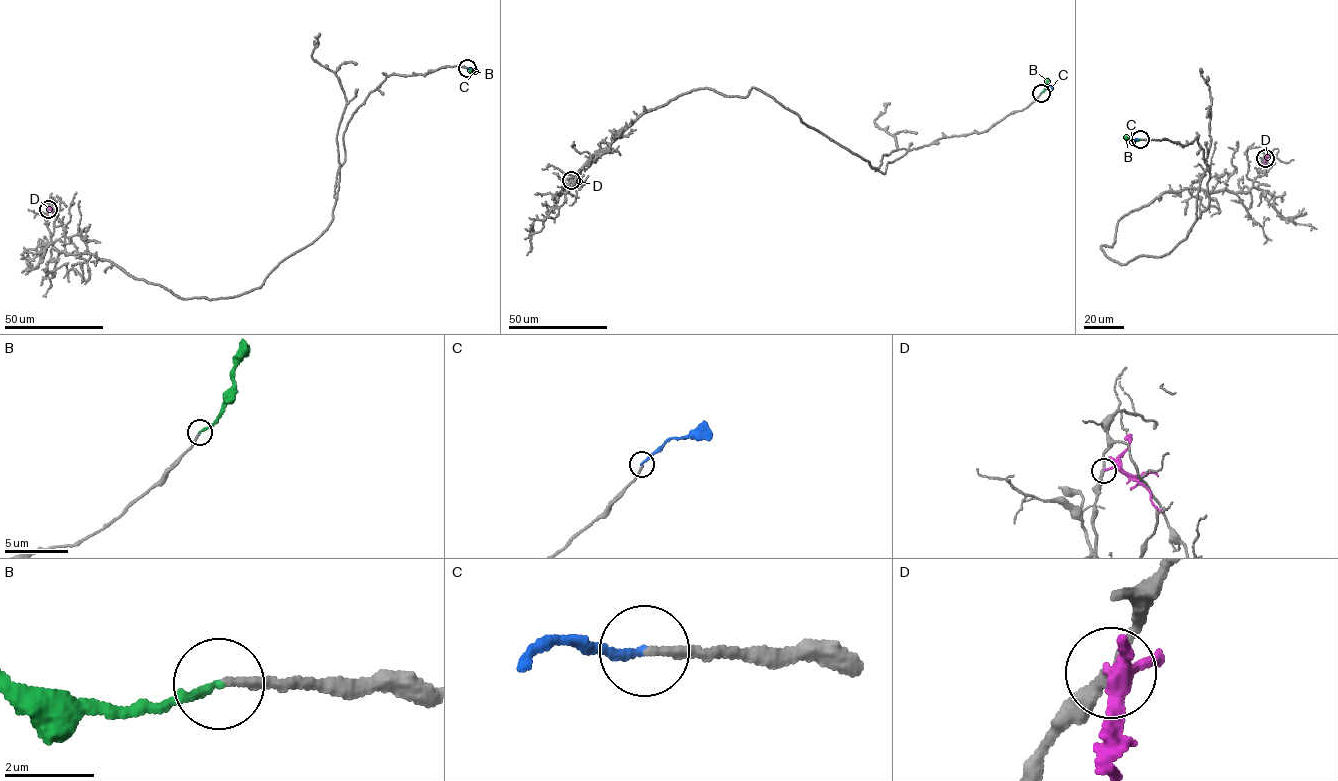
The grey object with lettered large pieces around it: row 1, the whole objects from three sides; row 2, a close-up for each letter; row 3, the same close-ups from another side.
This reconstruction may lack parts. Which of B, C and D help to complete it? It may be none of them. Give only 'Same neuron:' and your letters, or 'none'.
Same neuron: B

